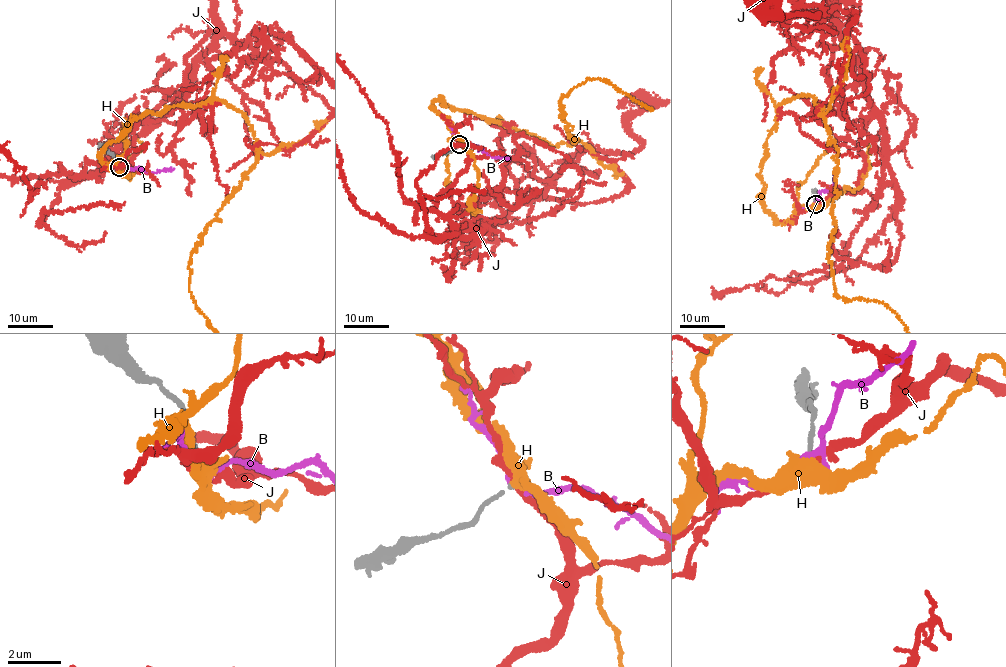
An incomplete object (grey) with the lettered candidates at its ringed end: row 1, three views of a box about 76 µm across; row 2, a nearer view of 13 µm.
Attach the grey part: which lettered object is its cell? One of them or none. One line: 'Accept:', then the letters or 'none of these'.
Accept: H

